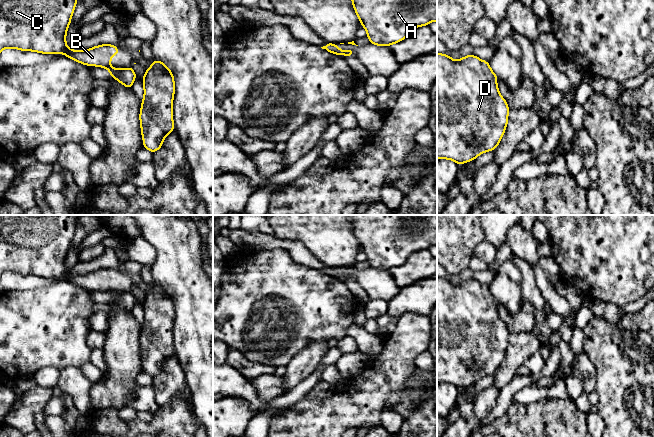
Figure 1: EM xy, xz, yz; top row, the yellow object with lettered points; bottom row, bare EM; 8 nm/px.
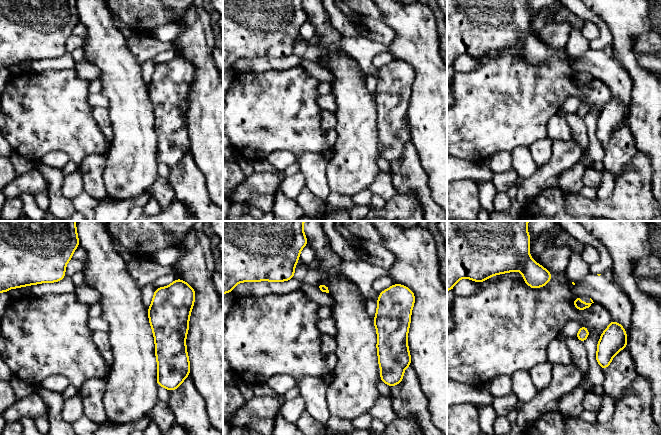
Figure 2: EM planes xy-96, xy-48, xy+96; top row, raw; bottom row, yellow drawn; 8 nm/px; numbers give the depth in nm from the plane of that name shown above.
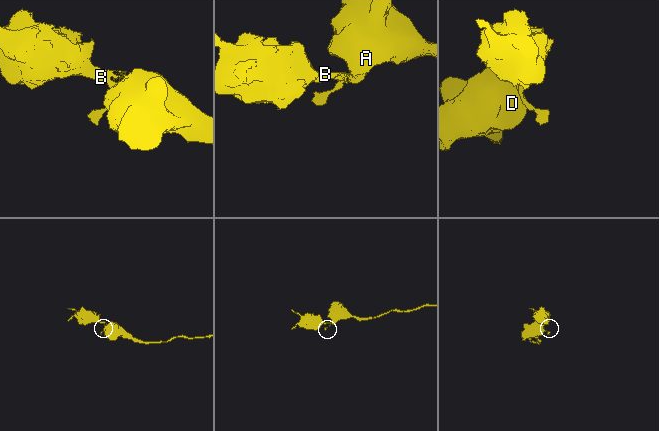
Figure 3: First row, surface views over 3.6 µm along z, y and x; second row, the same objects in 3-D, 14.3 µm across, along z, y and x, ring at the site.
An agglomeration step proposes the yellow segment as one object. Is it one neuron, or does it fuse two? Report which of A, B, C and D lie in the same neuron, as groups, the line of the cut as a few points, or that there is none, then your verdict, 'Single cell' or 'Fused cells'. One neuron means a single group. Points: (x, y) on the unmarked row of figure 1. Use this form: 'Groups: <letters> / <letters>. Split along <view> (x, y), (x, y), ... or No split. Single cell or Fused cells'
Groups: A D / B C. Split along xy (153, 285), (153, 289). Fused cells

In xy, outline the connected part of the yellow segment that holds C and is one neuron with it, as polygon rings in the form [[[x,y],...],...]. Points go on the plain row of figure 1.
[[[0,215],[0,276],[5,272],[44,278],[65,278],[81,288],[106,292],[112,302],[132,313],[136,297],[132,291],[111,292],[111,280],[120,278],[116,269],[103,268],[84,275],[66,270],[66,256],[71,246],[79,215]]]

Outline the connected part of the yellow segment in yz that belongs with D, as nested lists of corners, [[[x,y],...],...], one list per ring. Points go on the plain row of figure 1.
[[[437,277],[437,383],[450,383],[461,389],[477,382],[480,378],[495,374],[504,359],[508,347],[509,331],[497,311],[497,299],[492,296],[489,286],[474,279],[467,279],[460,284],[453,284],[446,278]]]

